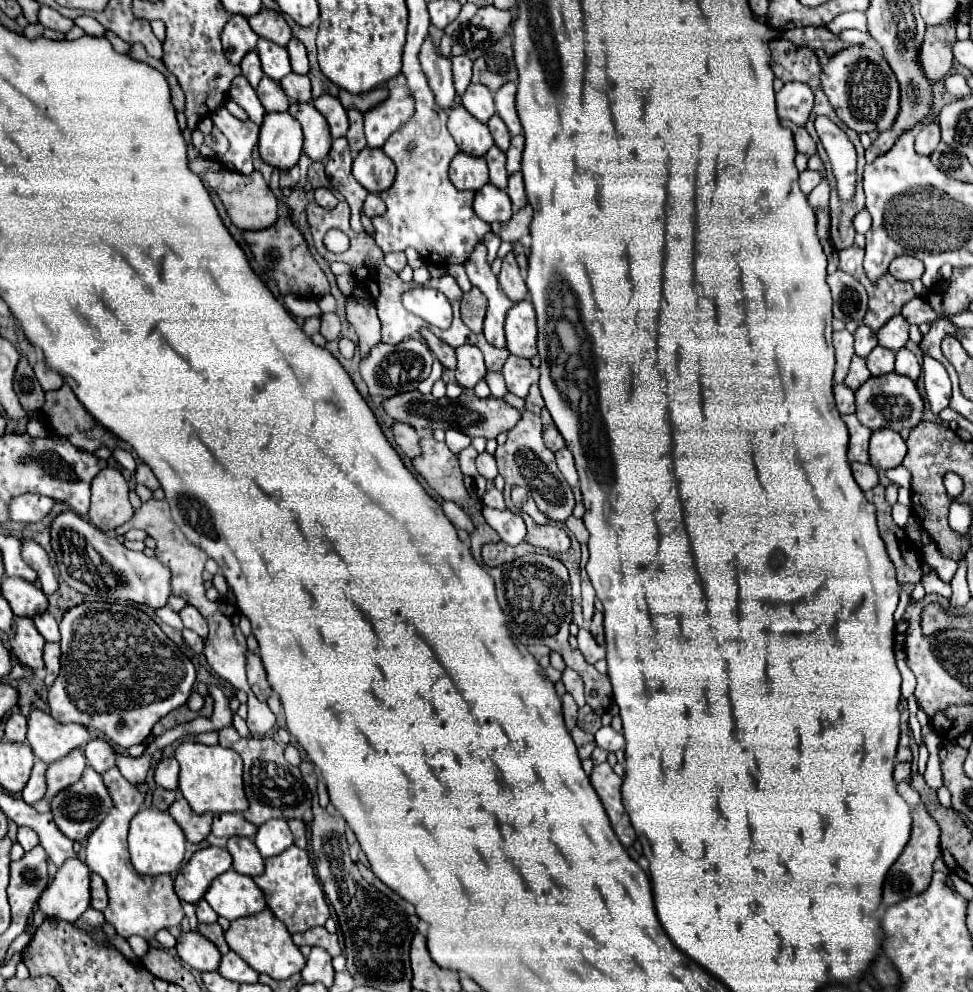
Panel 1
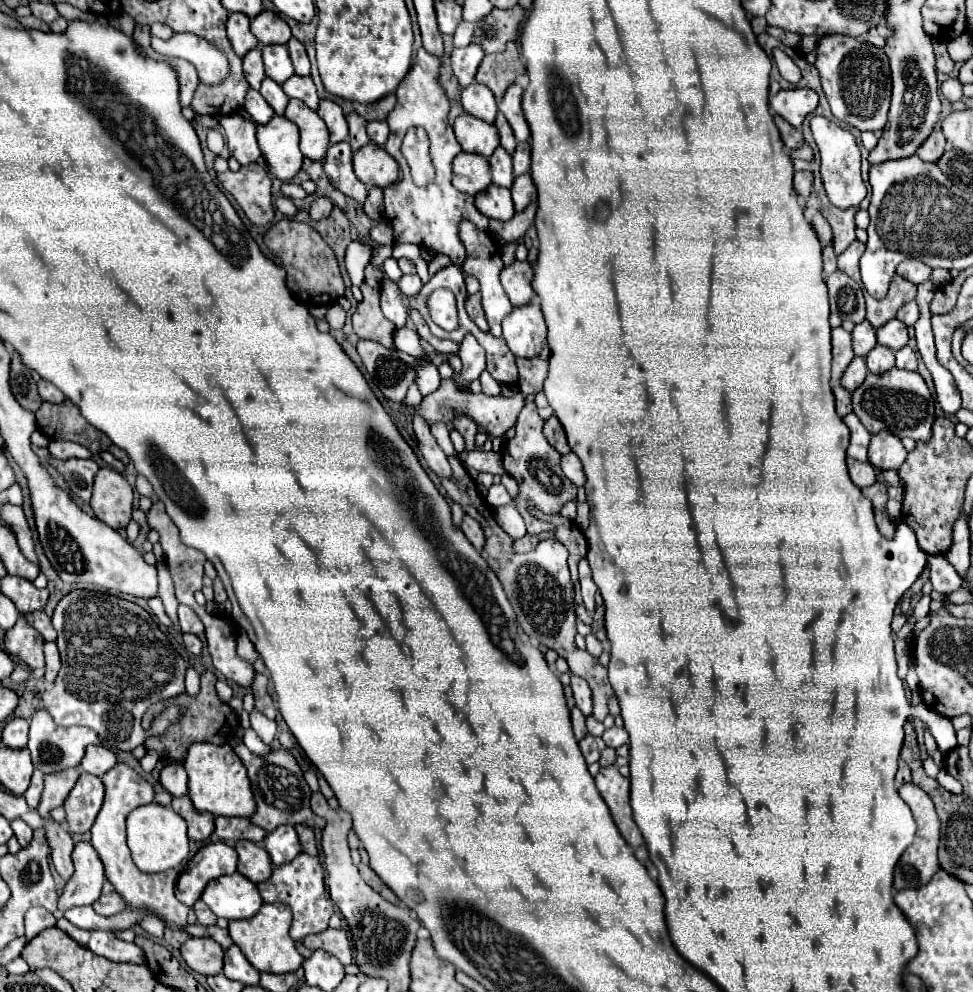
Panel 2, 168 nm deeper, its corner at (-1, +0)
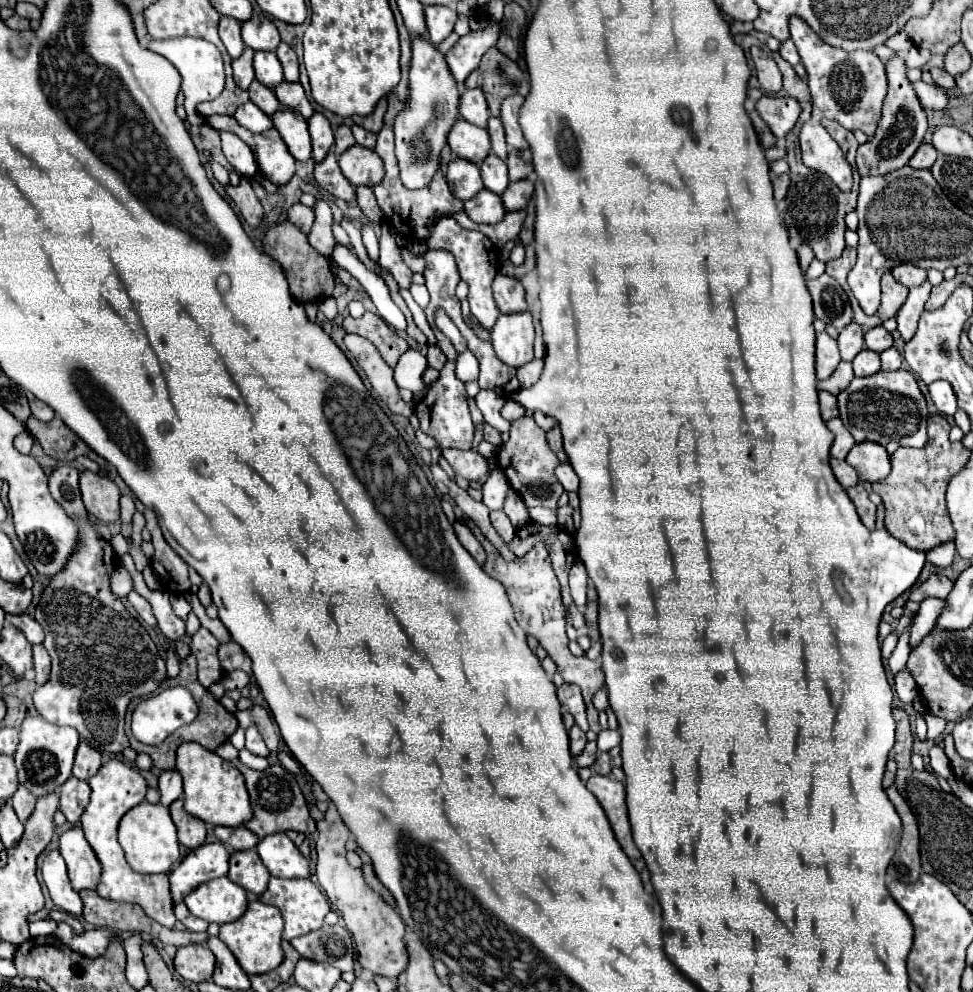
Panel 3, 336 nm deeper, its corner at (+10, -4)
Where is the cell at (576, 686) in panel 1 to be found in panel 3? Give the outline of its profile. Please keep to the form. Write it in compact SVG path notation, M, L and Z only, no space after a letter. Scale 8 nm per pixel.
M563 684L561 688L557 688L557 696L559 696L559 702L571 712L571 716L575 718L575 724L587 732L589 730L589 724L587 724L587 714L585 714L585 702L583 702L583 696L581 696L581 690L573 684Z

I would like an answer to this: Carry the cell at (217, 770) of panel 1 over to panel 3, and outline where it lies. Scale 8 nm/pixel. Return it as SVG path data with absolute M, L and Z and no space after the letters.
M185 742L177 748L177 770L185 784L185 810L205 824L237 828L253 818L249 804L249 794L245 788L243 774L233 766L233 762L223 760L215 752L205 750L197 742Z

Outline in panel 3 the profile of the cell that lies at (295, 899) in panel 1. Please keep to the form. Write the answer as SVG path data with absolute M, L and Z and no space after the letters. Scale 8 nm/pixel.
M271 878L269 888L265 894L259 896L261 902L277 906L283 914L285 920L285 930L283 930L283 940L293 940L297 936L309 934L313 930L319 930L323 926L323 918L331 910L327 896L311 882L311 880L283 880L283 878Z

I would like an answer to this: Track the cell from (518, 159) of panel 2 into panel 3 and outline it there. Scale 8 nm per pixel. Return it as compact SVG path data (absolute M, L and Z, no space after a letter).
M511 150L509 158L507 158L507 166L509 166L509 180L511 182L529 178L533 174L531 150Z

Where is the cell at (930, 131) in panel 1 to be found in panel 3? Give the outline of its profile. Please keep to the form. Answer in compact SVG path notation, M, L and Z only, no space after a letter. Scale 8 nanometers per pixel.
M921 144L913 158L909 160L911 168L931 168L937 160L937 150L931 144Z

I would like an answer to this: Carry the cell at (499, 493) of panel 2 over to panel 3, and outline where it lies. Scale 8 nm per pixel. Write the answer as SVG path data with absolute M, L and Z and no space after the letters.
M495 468L495 470L489 474L487 482L483 484L483 504L485 504L489 510L501 510L509 490L511 490L511 484L509 484L507 476L503 474L501 468Z

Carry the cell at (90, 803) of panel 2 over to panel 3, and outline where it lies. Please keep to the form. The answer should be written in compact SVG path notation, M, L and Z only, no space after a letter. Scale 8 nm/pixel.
M71 776L63 786L61 786L61 792L59 792L59 808L61 812L65 814L65 818L71 822L71 824L79 824L79 818L89 802L89 794L91 794L91 788L85 780L79 780L75 776Z

